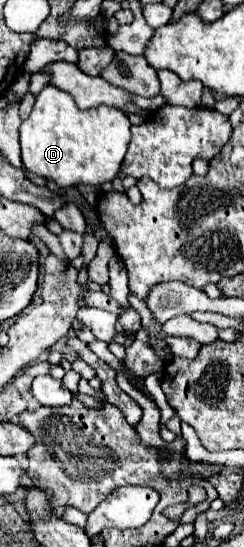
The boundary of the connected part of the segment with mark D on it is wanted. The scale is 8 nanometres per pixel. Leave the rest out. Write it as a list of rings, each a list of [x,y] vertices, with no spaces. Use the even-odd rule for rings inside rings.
[[[46,86],[38,96],[34,110],[20,124],[22,162],[28,172],[56,182],[60,188],[76,184],[100,186],[114,180],[130,142],[130,122],[118,108],[80,110],[68,92]]]

